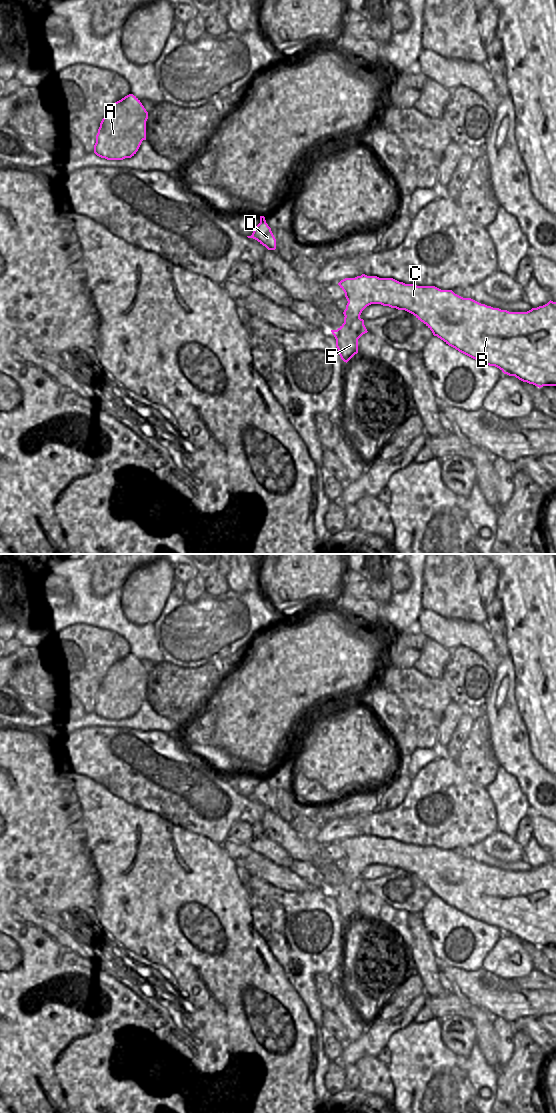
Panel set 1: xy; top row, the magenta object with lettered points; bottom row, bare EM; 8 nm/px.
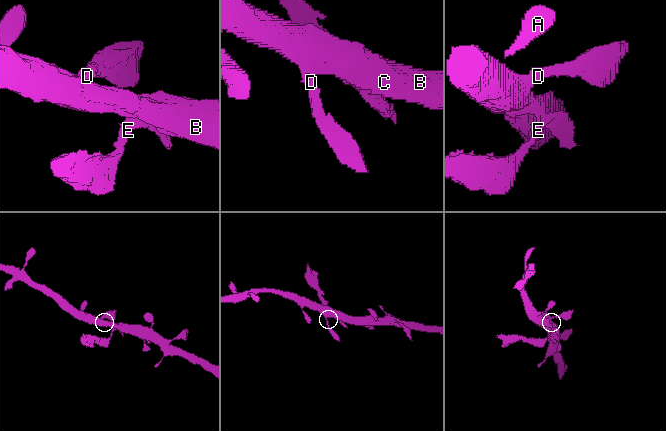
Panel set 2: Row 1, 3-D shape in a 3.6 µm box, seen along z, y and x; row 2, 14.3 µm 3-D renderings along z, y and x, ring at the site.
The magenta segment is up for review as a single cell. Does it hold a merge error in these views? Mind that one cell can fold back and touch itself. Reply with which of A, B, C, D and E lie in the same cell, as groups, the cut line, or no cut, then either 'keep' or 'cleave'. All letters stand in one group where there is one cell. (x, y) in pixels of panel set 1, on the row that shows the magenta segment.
A B C D / E; cut in xy along (344, 317), (347, 319), (359, 318); cleave

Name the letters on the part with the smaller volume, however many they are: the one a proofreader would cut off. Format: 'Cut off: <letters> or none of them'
Cut off: E

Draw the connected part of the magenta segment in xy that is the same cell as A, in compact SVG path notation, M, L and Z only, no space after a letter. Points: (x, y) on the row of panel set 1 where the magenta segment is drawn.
M133 94L110 106L100 123L94 153L107 160L131 158L146 140L148 112Z

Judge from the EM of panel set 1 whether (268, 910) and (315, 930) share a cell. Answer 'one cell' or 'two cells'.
one cell

